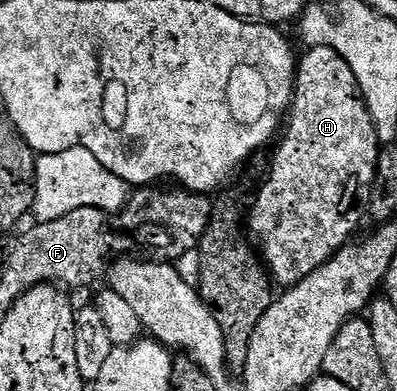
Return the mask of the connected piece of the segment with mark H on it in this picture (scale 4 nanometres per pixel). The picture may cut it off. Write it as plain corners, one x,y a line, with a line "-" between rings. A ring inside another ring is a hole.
317,44
314,47
314,50
300,55
293,100
284,127
285,139
276,143
277,151
273,154
269,175
261,191
254,196
253,207
249,210
249,230
257,241
256,249
263,262
265,257
264,265
272,281
281,288
292,287
299,279
297,274
285,274
285,266
300,272
318,269
350,241
349,233
357,226
357,214
353,211
357,197
360,194
362,197
363,192
373,185
373,174
377,170
379,140
349,66
329,46

